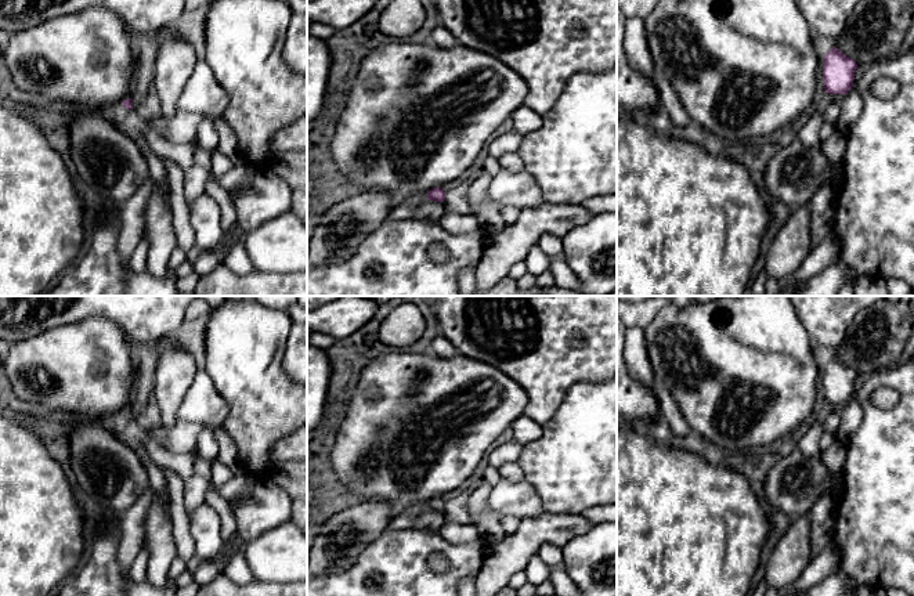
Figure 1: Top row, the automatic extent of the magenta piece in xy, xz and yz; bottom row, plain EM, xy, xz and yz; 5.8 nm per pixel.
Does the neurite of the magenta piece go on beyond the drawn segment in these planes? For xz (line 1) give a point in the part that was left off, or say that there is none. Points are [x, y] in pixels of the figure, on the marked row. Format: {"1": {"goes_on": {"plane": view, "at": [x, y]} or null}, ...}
{"1": {"goes_on": null}}

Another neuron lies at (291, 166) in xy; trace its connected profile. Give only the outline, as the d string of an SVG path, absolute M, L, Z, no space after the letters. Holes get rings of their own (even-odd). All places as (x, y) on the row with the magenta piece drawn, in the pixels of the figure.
M307 151L275 153L270 169L288 183L292 192L290 210L307 225Z

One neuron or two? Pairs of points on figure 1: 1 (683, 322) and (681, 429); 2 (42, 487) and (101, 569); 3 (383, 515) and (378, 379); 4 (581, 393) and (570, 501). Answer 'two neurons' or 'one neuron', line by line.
1: two neurons
2: two neurons
3: two neurons
4: one neuron

